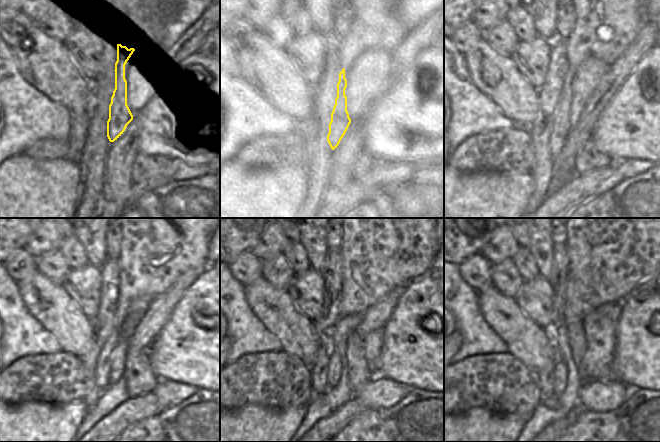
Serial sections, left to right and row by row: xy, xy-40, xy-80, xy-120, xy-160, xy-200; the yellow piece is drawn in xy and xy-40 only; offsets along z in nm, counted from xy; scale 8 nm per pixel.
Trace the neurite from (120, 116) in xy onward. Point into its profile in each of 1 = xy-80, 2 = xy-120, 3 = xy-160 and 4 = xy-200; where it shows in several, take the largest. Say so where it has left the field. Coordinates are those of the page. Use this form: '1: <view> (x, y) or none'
1: xy-80 (561, 123)
2: xy-120 (103, 366)
3: xy-160 (319, 369)
4: xy-200 (545, 375)

